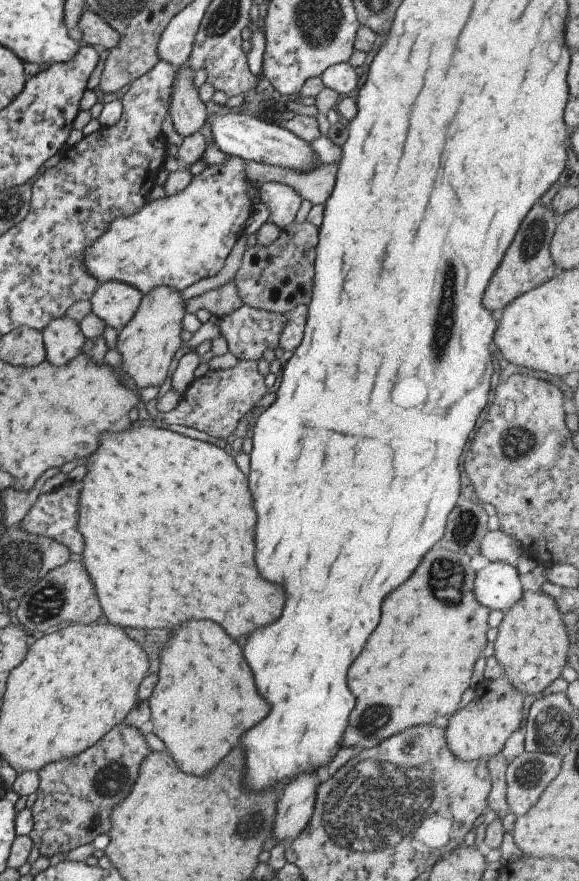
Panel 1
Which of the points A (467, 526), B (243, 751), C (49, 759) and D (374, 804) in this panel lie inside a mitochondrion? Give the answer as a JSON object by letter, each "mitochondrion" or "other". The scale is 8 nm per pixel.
{"A":"mitochondrion","B":"other","C":"other","D":"mitochondrion"}

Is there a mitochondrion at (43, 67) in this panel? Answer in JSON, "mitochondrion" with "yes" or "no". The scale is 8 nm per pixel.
{"mitochondrion":"no"}

